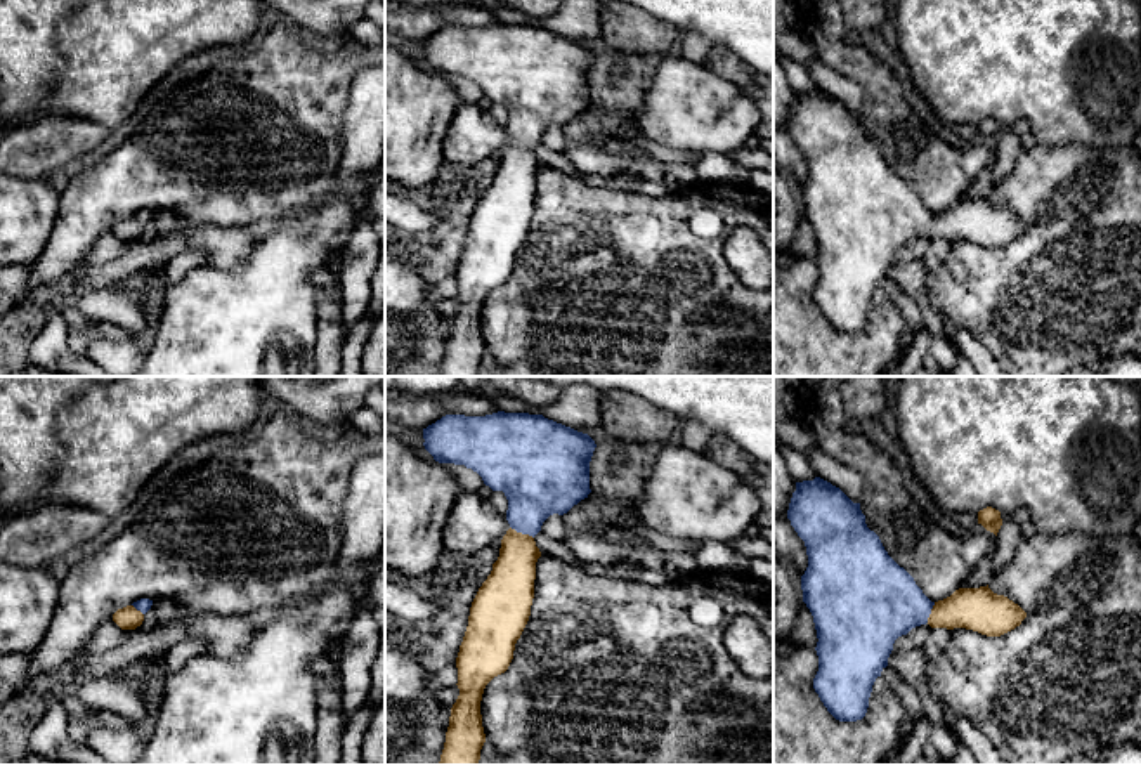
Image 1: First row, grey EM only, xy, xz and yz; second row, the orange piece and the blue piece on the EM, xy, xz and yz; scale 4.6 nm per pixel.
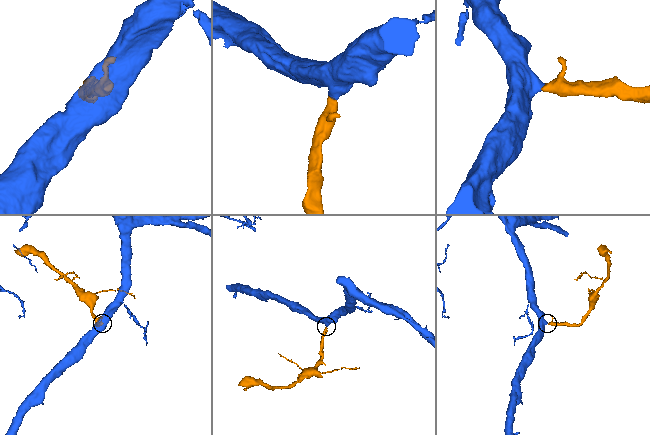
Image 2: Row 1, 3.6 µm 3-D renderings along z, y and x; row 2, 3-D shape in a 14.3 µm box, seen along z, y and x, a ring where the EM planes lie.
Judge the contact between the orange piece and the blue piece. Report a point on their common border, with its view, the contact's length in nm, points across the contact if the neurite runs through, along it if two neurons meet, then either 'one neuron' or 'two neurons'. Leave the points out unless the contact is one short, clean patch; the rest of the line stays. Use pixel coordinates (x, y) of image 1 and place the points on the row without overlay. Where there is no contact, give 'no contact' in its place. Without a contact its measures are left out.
meets orange in xz at (521, 144); contact 130 nm long; runs through xz (510, 196), (521, 144), (538, 94); one neuron

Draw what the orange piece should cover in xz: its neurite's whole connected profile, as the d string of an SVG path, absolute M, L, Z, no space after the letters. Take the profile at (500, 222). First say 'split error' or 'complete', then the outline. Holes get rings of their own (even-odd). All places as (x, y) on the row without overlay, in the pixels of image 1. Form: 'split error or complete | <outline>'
split error | M498 23L486 28L446 26L423 40L423 57L439 75L465 76L477 83L492 102L503 102L508 111L506 132L510 141L501 151L499 168L492 182L479 199L468 227L468 238L456 269L460 307L451 319L449 338L439 376L479 376L480 361L486 354L480 312L486 297L505 284L513 271L515 255L520 250L534 210L536 173L541 168L534 147L543 134L553 127L567 125L581 111L588 109L590 73L597 59L595 52L583 43L544 29L543 26Z

